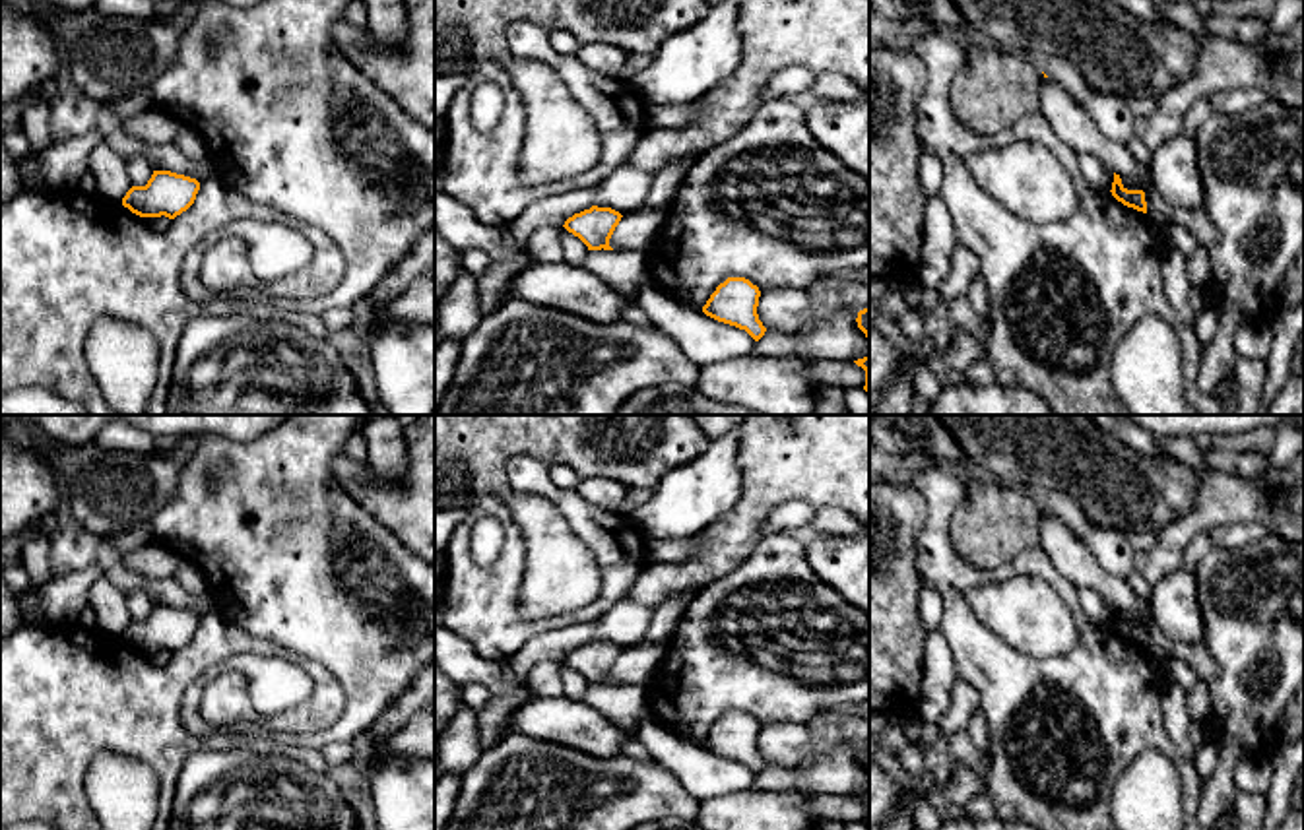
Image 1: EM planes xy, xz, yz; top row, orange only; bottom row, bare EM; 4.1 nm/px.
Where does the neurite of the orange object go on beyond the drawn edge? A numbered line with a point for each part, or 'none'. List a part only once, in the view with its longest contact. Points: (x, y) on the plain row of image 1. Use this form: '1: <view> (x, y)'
none

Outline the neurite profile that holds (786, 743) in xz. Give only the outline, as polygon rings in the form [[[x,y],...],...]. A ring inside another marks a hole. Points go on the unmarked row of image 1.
[[[796,721],[761,725],[757,749],[765,762],[790,770],[803,766],[813,756],[809,727]]]

